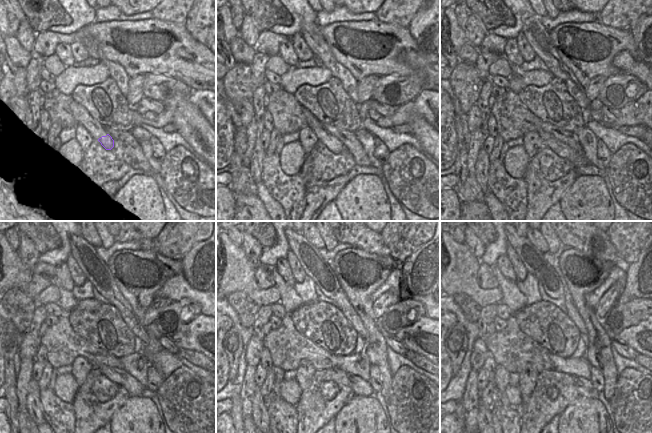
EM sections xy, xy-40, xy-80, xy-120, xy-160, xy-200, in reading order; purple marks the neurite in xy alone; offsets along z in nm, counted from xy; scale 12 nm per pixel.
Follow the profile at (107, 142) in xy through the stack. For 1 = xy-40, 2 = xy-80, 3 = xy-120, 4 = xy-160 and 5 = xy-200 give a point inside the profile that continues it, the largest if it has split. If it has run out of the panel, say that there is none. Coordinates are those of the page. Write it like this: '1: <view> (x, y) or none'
1: xy-40 (332, 143)
2: xy-80 (559, 148)
3: xy-120 (119, 376)
4: xy-160 (360, 387)
5: xy-200 (584, 386)

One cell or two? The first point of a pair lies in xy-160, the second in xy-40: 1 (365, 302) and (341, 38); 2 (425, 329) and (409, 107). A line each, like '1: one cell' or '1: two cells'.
1: one cell
2: one cell

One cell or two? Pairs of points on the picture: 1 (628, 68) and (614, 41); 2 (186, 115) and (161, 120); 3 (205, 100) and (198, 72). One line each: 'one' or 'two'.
1: two
2: two
3: two

